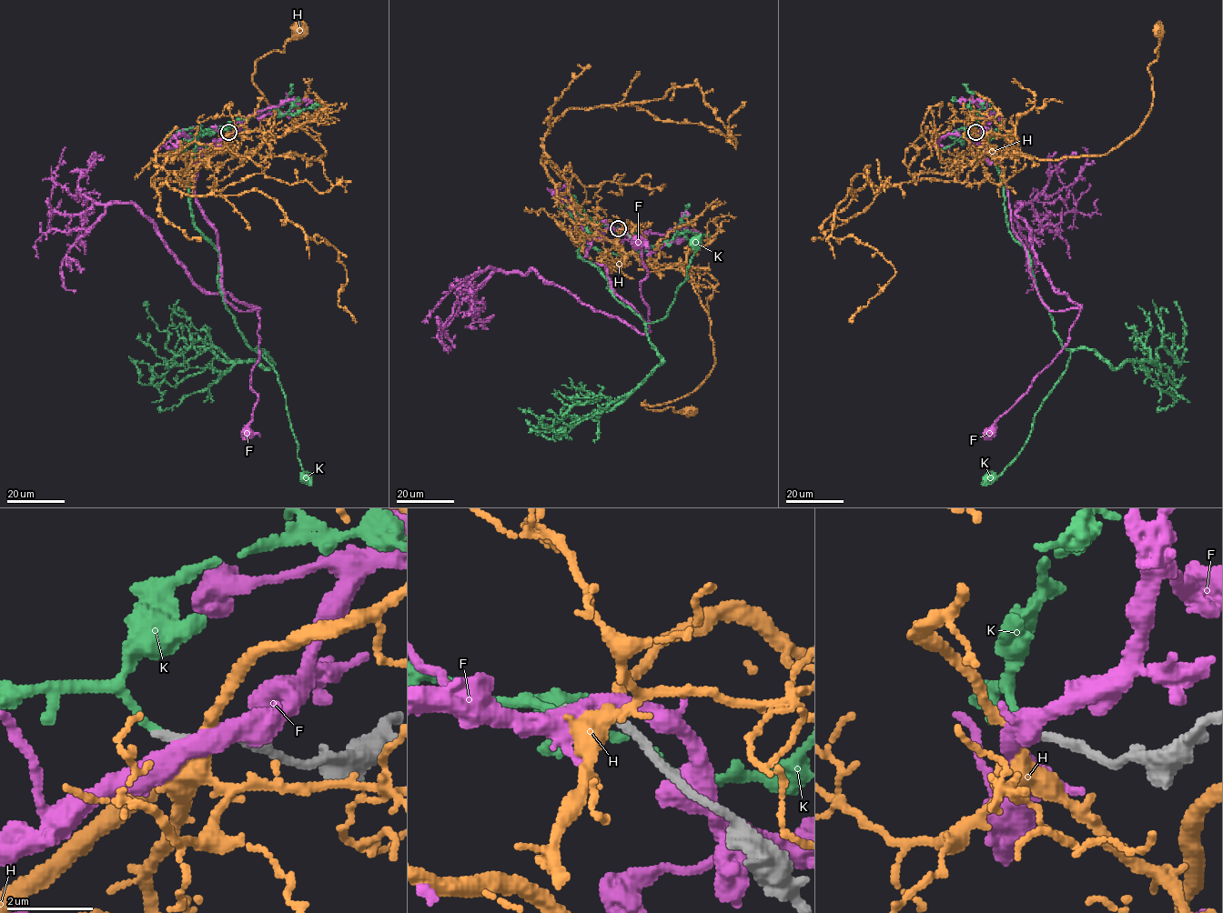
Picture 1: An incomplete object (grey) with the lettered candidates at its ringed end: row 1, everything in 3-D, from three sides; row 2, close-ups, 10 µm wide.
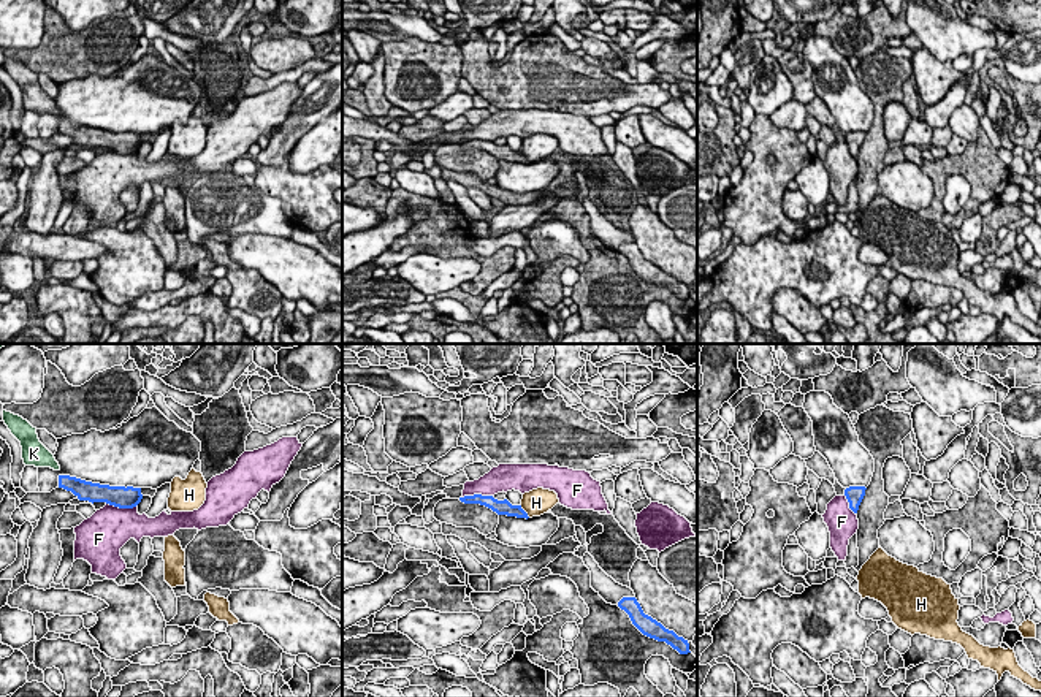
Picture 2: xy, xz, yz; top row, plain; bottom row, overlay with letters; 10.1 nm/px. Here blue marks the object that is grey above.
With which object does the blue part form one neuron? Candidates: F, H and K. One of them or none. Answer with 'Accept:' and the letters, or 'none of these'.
Accept: K

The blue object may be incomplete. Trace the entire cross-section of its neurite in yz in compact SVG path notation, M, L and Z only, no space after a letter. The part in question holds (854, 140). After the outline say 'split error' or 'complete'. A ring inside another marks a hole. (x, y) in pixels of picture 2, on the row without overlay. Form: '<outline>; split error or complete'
M849 131L849 133L845 135L845 141L849 147L849 154L854 158L857 158L857 155L859 155L859 150L860 150L864 141L865 141L865 135L867 135L865 131Z; complete

